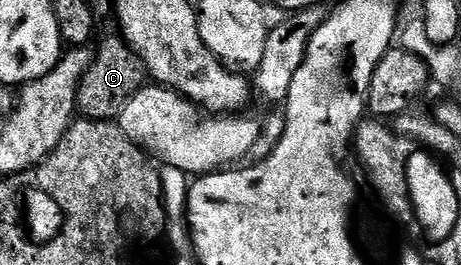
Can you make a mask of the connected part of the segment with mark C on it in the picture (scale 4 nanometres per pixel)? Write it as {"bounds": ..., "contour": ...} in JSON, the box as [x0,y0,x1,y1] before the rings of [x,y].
{"bounds":[77,34,148,121],"contour":[[[114,34],[99,46],[98,52],[96,48],[93,53],[90,66],[78,87],[77,111],[87,120],[117,121],[124,106],[147,80],[148,73],[142,59],[130,49],[121,35]]]}

